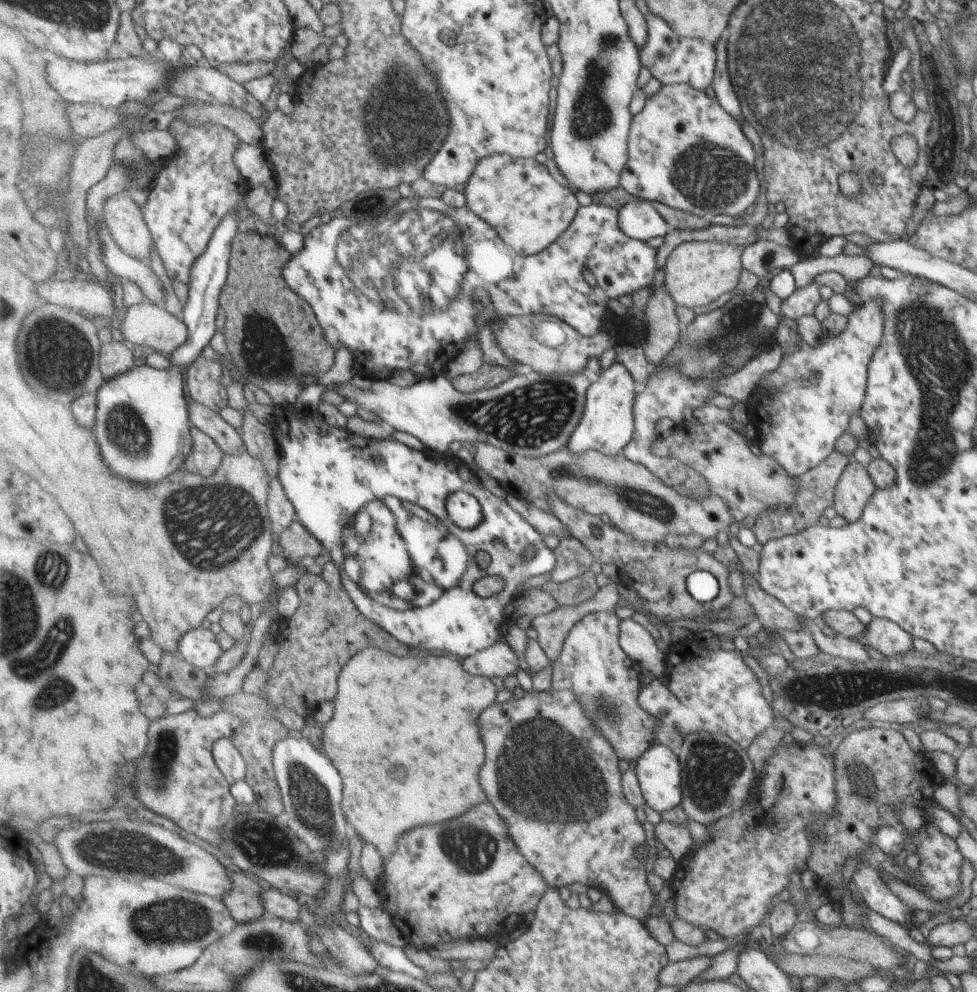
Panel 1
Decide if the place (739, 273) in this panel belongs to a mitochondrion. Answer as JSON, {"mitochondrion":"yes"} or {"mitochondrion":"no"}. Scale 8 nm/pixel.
{"mitochondrion":"no"}

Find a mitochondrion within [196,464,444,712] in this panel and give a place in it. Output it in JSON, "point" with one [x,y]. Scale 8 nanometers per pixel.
{"point":[406,582]}

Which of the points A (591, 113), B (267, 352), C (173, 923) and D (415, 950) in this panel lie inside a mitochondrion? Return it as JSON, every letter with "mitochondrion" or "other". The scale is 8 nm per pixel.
{"A":"mitochondrion","B":"mitochondrion","C":"mitochondrion","D":"other"}

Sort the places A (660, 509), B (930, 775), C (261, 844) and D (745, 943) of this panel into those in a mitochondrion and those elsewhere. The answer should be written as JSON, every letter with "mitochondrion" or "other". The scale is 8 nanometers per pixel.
{"A":"mitochondrion","B":"other","C":"mitochondrion","D":"other"}

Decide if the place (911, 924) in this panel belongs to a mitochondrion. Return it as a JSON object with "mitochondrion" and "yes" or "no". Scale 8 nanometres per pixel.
{"mitochondrion":"no"}

